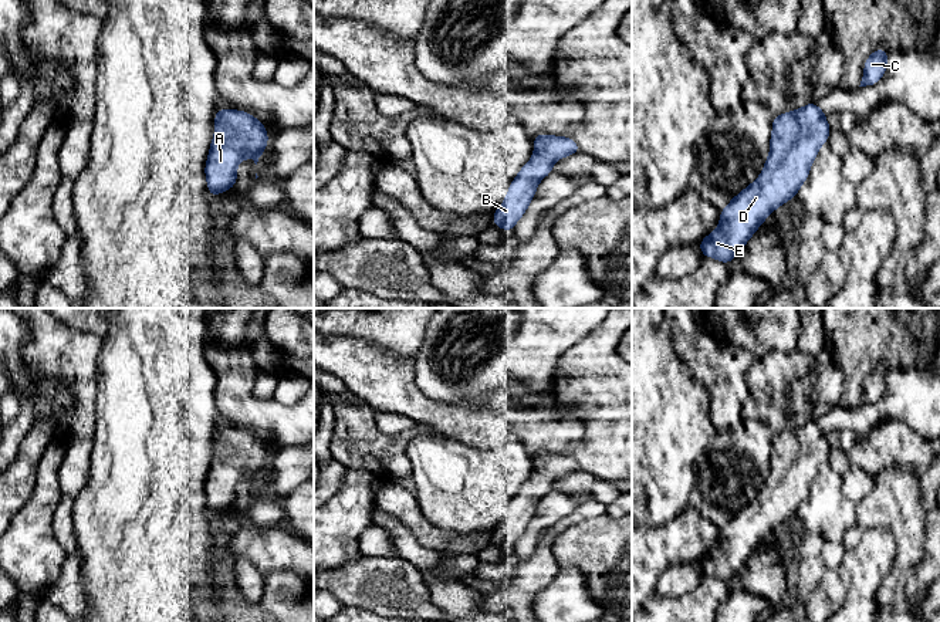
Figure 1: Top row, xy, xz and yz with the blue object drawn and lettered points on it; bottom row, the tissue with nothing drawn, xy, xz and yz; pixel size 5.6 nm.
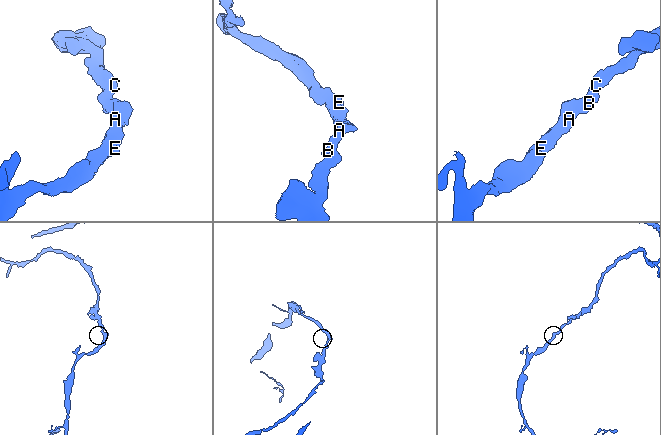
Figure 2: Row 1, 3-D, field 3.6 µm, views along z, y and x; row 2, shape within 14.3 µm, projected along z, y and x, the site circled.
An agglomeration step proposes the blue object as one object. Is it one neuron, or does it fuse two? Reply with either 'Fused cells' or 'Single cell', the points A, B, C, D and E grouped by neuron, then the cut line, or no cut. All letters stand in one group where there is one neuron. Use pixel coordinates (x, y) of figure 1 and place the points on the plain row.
Single cell. Groups: A B C D E. No split

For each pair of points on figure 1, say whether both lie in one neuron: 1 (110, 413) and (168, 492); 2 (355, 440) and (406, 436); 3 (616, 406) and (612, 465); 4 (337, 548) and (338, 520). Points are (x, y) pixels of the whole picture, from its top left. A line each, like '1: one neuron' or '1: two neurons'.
1: one neuron
2: one neuron
3: one neuron
4: one neuron

